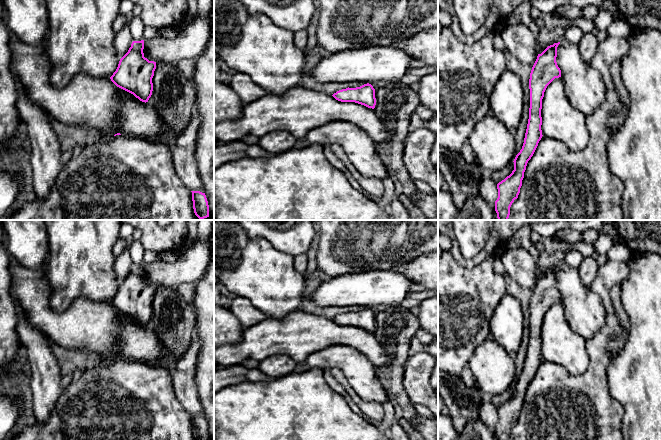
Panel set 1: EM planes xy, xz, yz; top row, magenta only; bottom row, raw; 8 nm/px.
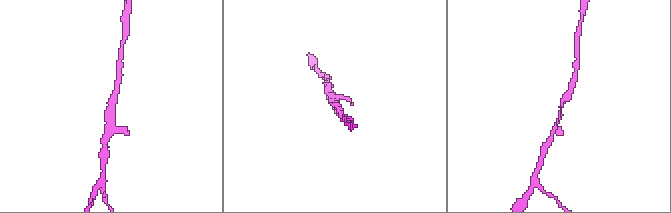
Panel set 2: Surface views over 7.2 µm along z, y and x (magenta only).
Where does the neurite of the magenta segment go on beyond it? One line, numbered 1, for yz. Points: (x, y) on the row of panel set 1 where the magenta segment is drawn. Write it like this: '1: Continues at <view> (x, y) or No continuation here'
1: No continuation here

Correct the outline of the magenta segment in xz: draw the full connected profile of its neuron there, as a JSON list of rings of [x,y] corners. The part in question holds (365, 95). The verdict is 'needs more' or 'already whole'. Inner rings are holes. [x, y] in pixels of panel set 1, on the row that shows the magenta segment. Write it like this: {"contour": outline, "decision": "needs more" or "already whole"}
{"contour": [[[369,83],[356,88],[348,87],[339,90],[332,96],[341,102],[355,102],[372,109],[376,105],[375,89]]], "decision": "already whole"}

